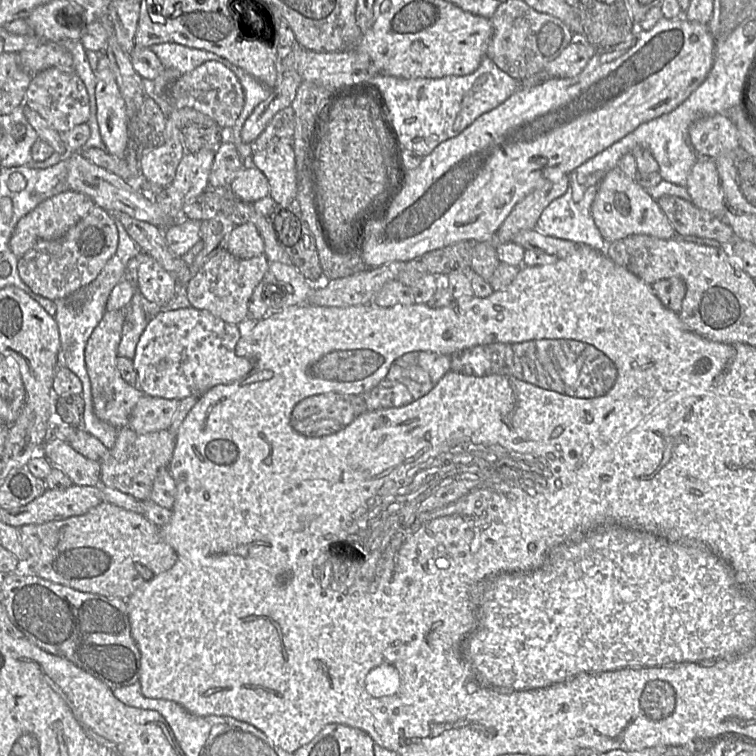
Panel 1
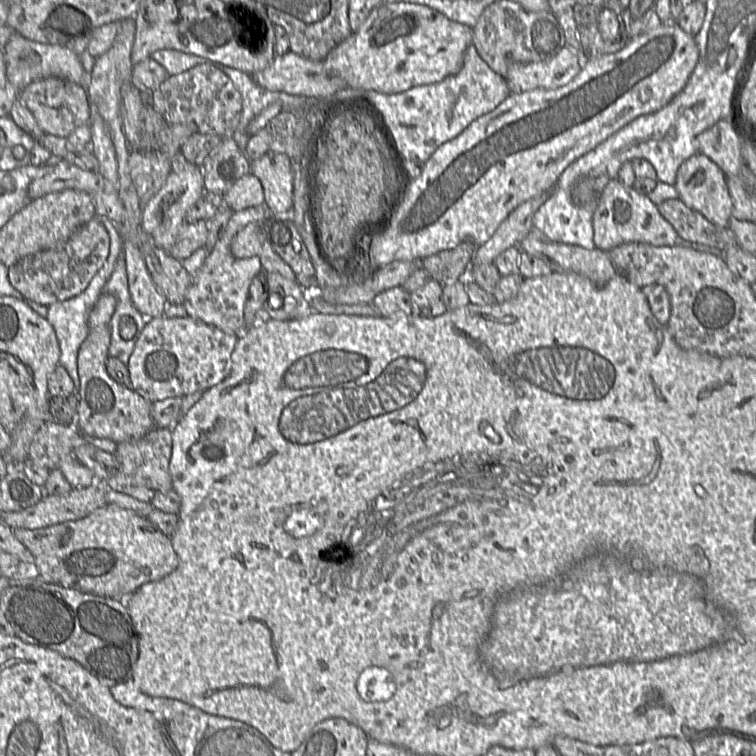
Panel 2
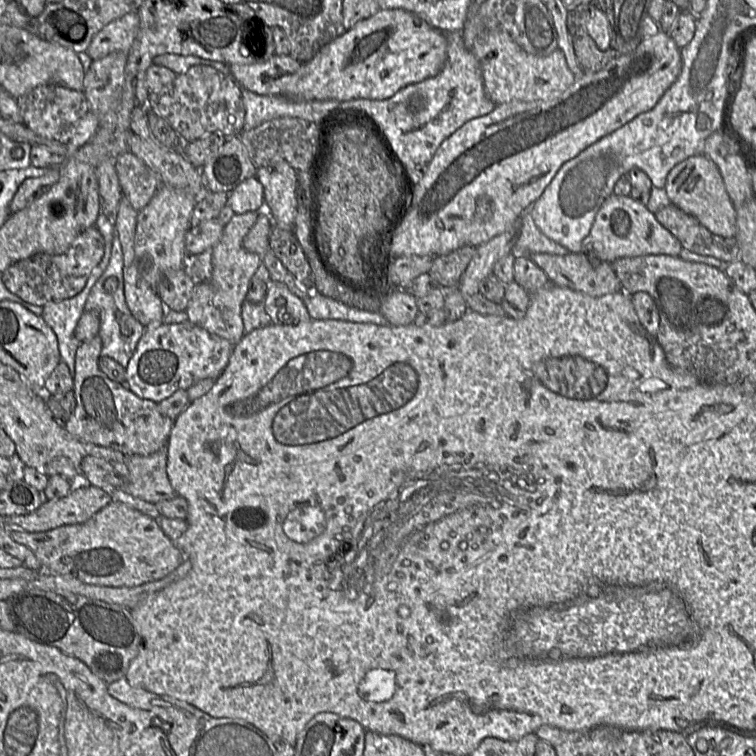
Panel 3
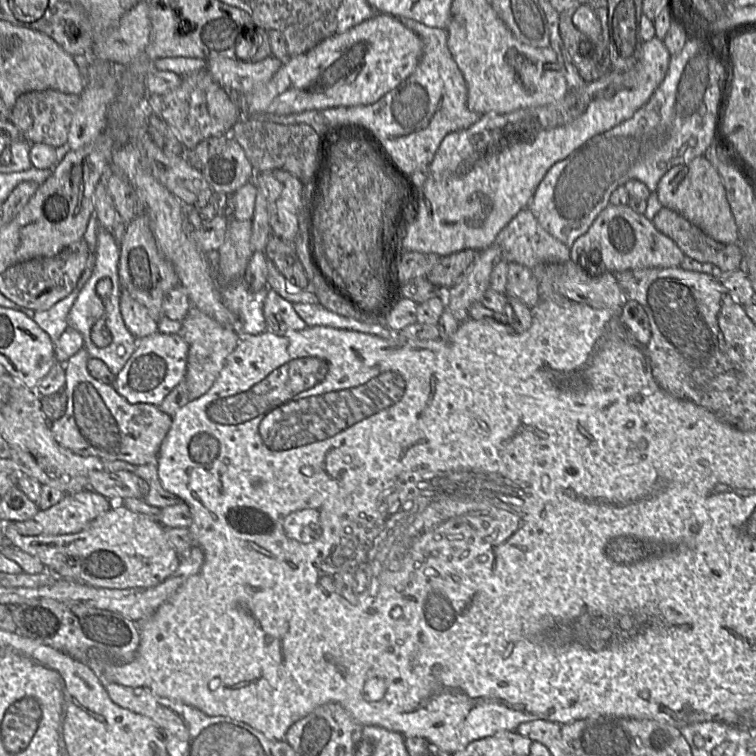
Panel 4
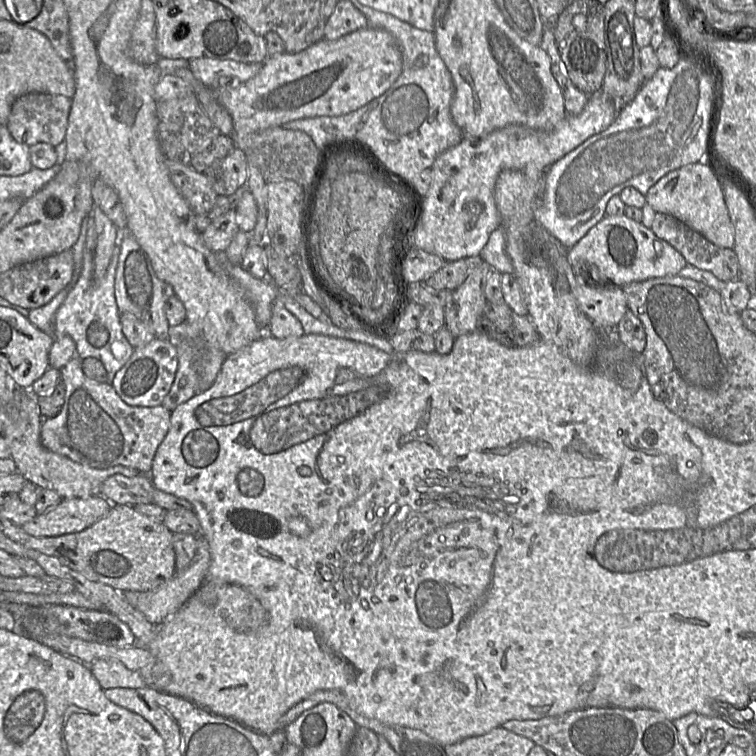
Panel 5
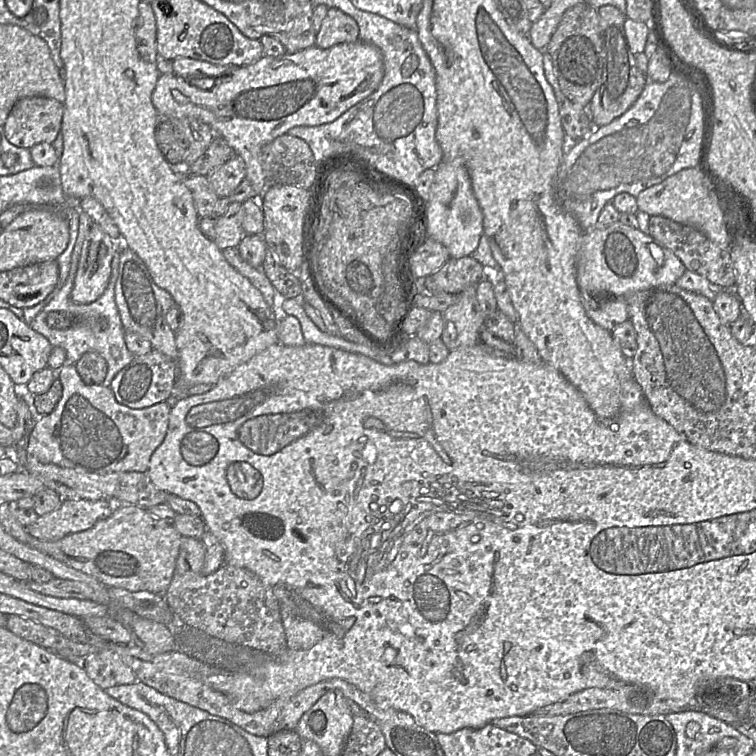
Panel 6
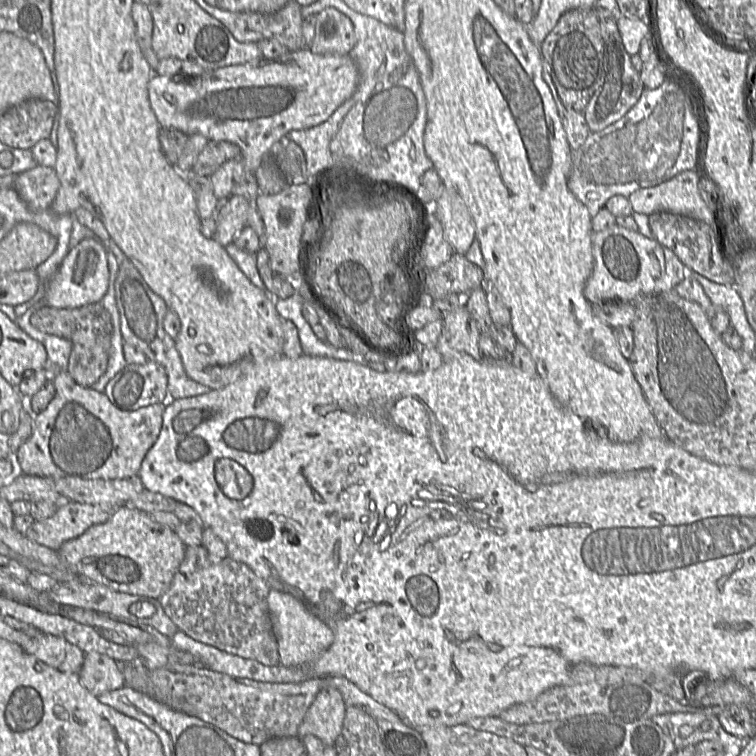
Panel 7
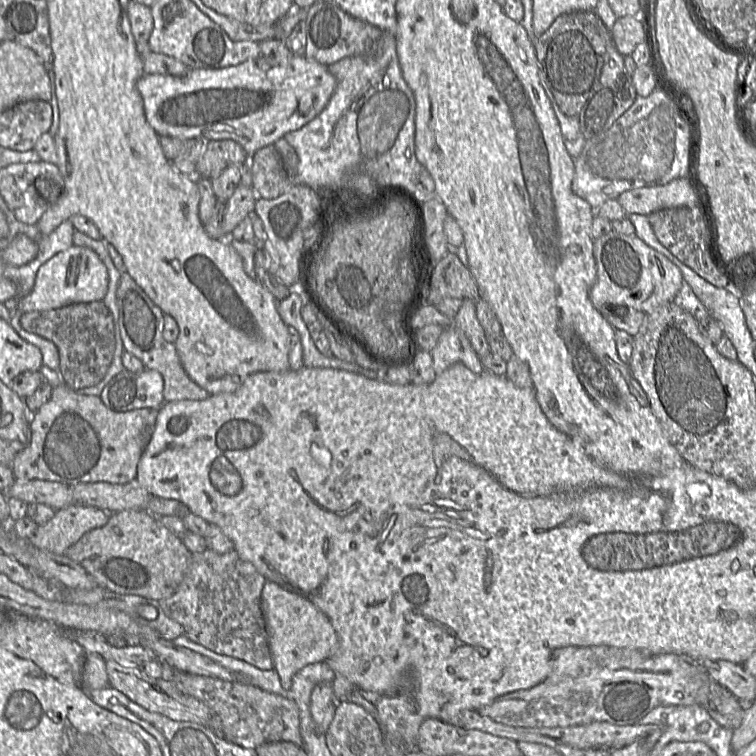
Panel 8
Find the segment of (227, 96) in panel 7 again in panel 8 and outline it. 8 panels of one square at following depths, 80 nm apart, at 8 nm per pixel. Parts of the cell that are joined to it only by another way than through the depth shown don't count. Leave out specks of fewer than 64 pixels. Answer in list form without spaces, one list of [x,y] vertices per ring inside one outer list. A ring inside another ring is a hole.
[[[259,56],[235,66],[221,69],[190,69],[184,76],[145,74],[136,87],[143,99],[145,117],[159,136],[186,140],[233,140],[250,157],[259,149],[273,145],[286,133],[313,120],[328,104],[336,87],[336,79],[326,65],[305,56],[273,59]]]

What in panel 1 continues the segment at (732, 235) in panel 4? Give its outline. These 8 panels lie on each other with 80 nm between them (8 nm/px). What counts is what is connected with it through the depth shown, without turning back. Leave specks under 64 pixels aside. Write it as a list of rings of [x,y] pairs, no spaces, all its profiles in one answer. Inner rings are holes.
[[[699,157],[688,175],[686,189],[695,206],[724,218],[724,193],[715,160]]]

